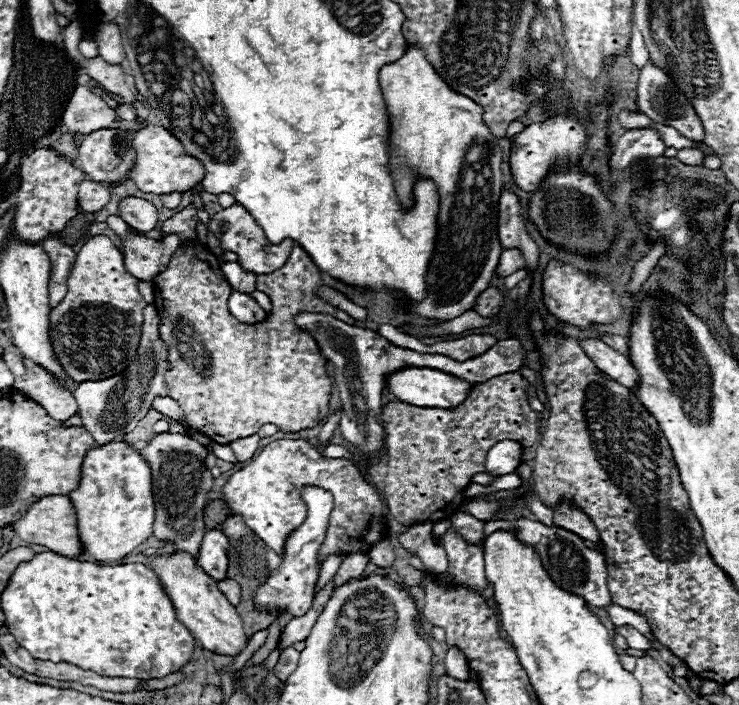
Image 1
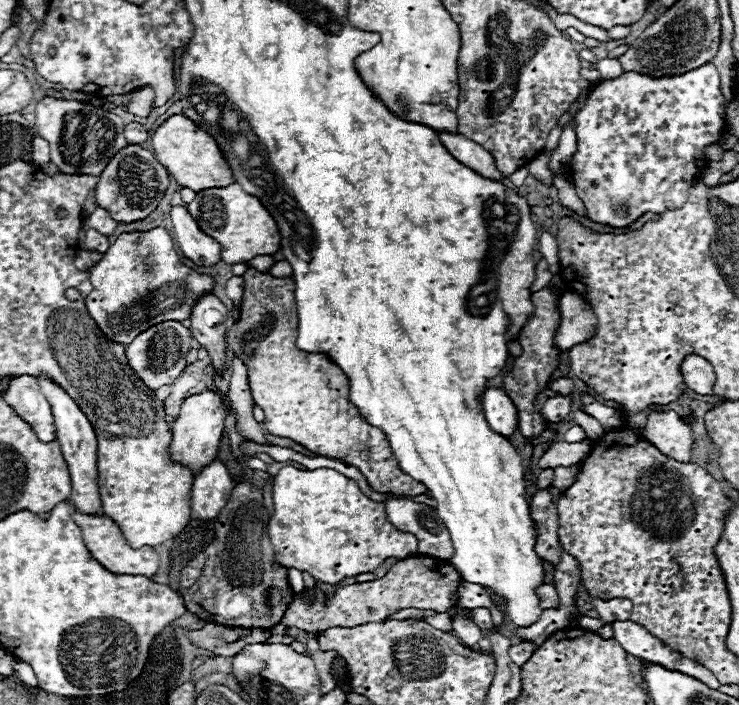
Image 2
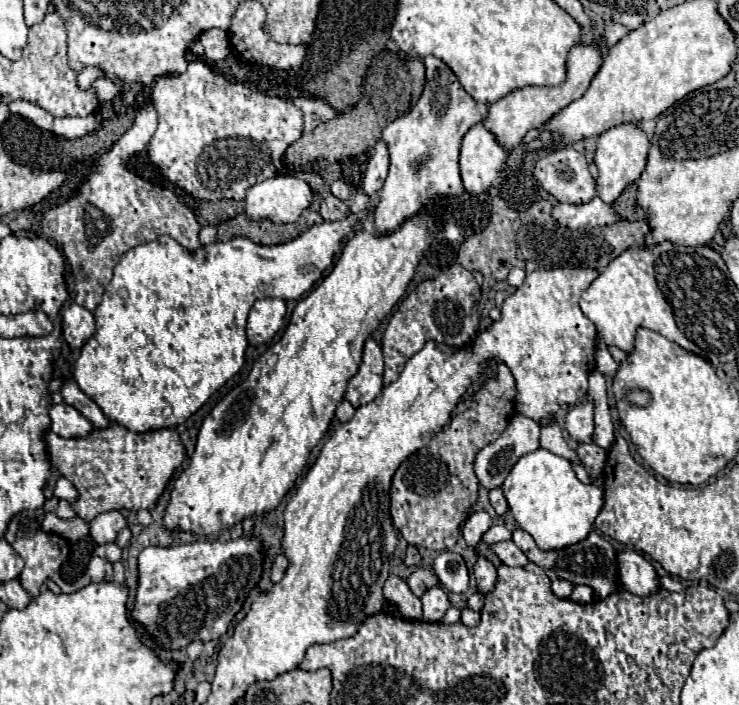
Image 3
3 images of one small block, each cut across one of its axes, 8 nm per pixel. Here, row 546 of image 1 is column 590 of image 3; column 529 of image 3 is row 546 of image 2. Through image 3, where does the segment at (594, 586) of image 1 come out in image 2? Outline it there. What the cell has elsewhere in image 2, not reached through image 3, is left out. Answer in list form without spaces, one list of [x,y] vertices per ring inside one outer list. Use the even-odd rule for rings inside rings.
[[[548,486],[538,488],[530,498],[530,516],[536,526],[536,544],[534,552],[552,564],[558,562],[560,540],[558,540],[558,512],[556,502],[560,498],[560,488]]]

